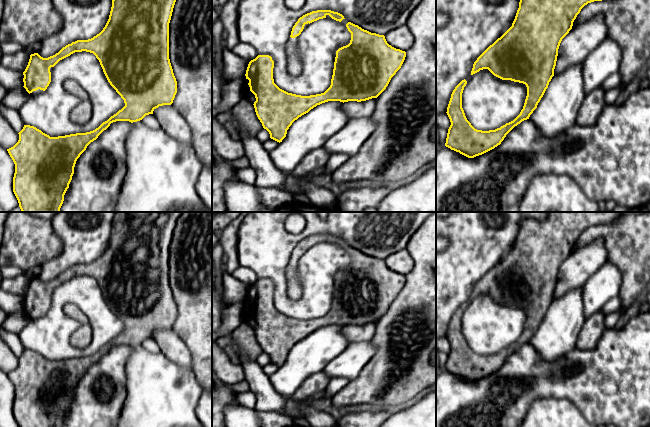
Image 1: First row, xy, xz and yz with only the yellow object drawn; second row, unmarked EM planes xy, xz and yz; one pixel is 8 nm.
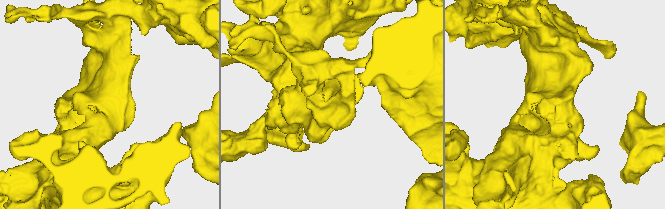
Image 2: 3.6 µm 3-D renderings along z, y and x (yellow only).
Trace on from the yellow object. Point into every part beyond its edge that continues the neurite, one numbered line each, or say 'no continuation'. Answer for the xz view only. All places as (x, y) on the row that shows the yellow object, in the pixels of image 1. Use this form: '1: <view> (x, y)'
1: xz (248, 94)

